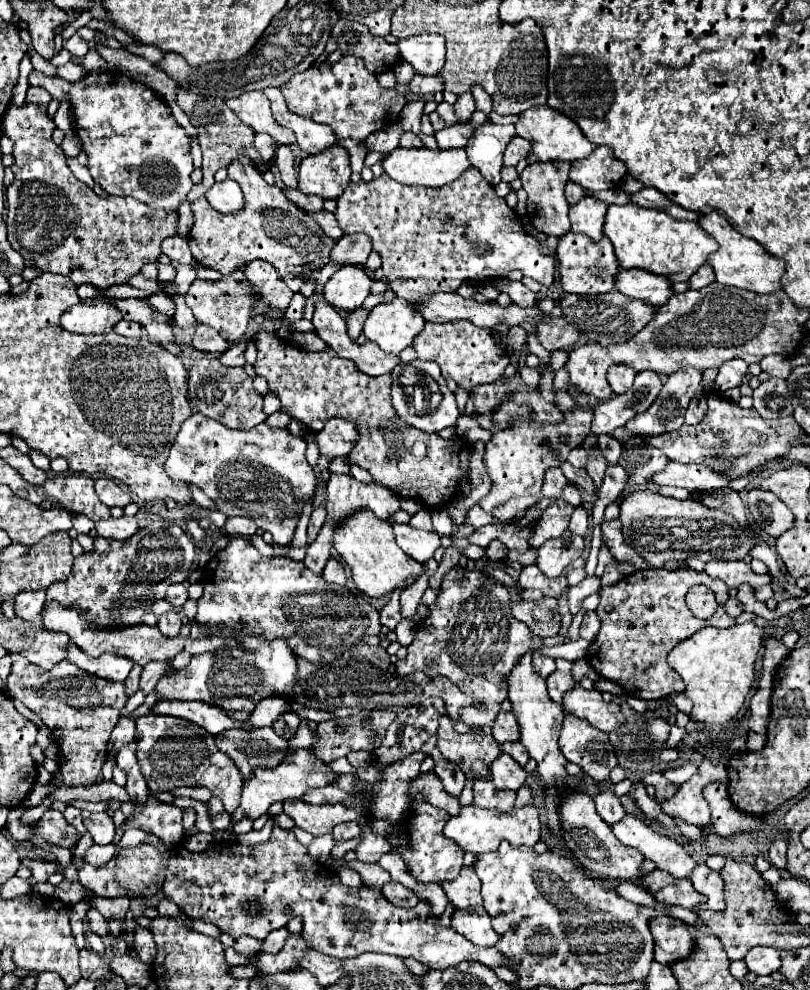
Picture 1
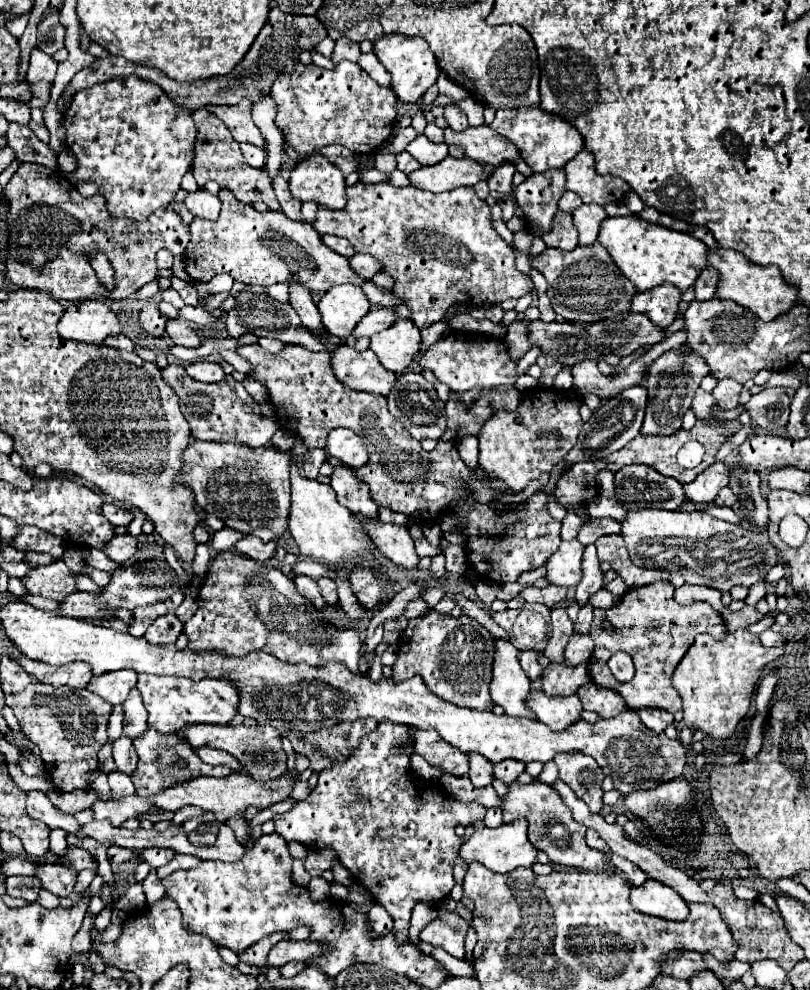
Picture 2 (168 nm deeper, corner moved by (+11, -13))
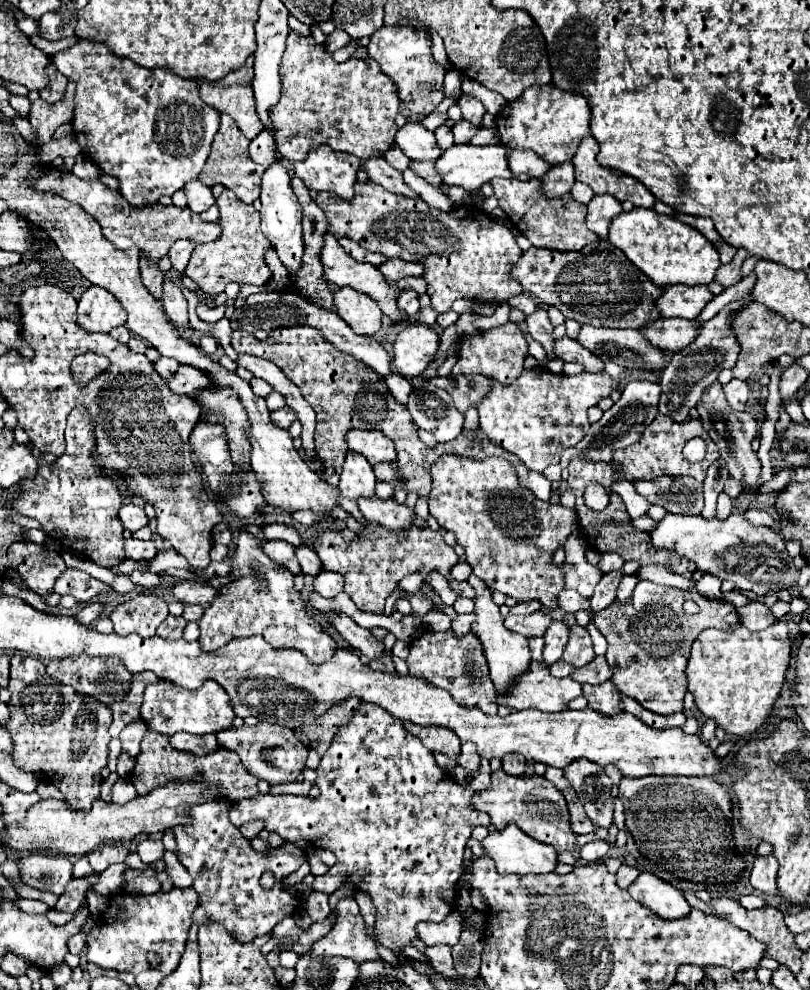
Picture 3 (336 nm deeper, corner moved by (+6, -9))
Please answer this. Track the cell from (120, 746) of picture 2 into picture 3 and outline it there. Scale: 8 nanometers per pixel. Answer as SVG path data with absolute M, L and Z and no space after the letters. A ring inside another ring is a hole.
M136 720L132 724L128 724L122 732L120 732L120 742L122 742L122 748L130 754L130 756L136 756L140 752L140 742L142 742L142 736L146 734L148 726L142 722L142 720Z

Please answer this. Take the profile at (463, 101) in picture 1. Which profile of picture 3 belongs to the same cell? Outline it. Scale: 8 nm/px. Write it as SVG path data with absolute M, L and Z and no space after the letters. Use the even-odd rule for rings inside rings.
M462 94L460 100L458 100L458 106L462 108L464 120L468 120L468 122L472 122L472 124L476 124L476 126L482 122L482 116L486 114L482 102L476 100L476 98L470 96L470 94Z

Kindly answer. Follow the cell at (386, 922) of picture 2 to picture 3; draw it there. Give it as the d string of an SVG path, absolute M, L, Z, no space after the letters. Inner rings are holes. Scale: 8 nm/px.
M346 896L338 900L336 910L340 916L336 918L336 926L330 930L328 936L312 944L312 950L308 954L314 956L346 956L358 962L366 960L378 960L376 952L376 936L368 936L364 930L364 920L360 916L358 904L354 896Z

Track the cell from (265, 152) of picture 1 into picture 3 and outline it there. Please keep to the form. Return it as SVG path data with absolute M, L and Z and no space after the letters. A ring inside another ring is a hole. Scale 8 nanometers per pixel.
M270 130L260 132L252 144L250 144L250 156L254 162L262 164L262 166L270 166L278 154L276 154L276 142L274 142L274 134Z

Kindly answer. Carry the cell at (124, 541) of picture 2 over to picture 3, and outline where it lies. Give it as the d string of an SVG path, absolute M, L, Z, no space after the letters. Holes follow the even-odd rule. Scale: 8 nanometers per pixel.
M130 538L126 540L124 548L126 548L126 556L132 560L152 560L156 556L156 546L152 540L144 542L144 540Z

